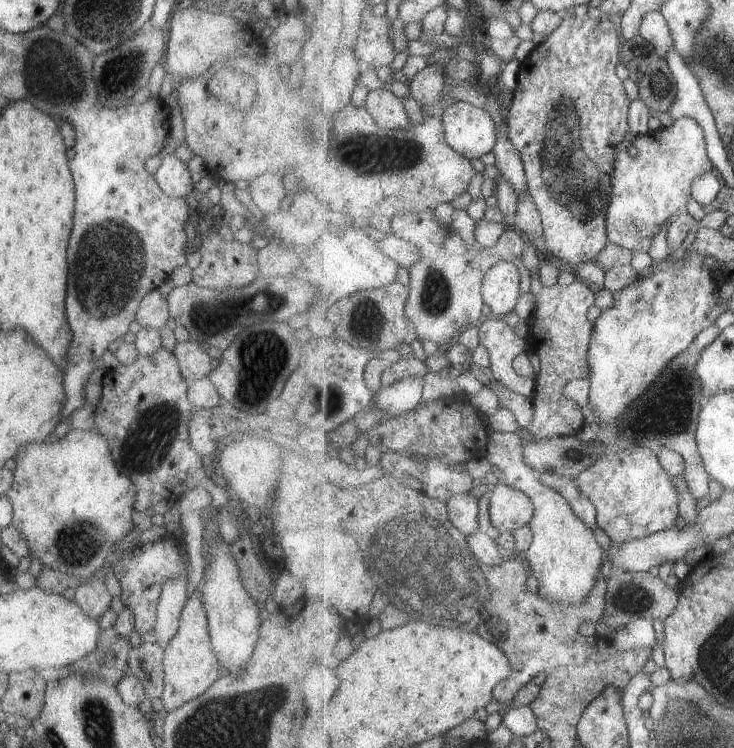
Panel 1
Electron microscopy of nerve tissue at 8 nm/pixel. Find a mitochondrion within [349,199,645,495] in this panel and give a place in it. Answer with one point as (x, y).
(435, 294)

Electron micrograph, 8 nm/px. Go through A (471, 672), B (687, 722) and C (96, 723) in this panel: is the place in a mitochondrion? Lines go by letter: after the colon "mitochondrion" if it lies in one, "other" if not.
A: other
B: mitochondrion
C: mitochondrion

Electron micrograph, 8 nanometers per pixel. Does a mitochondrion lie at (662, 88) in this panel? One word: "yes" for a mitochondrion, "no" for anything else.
yes

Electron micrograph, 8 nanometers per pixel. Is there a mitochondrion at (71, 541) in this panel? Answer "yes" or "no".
yes

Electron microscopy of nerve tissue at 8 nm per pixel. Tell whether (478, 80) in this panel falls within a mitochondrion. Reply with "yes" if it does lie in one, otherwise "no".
no

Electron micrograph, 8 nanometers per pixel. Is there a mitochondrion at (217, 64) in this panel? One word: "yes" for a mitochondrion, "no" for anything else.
no

